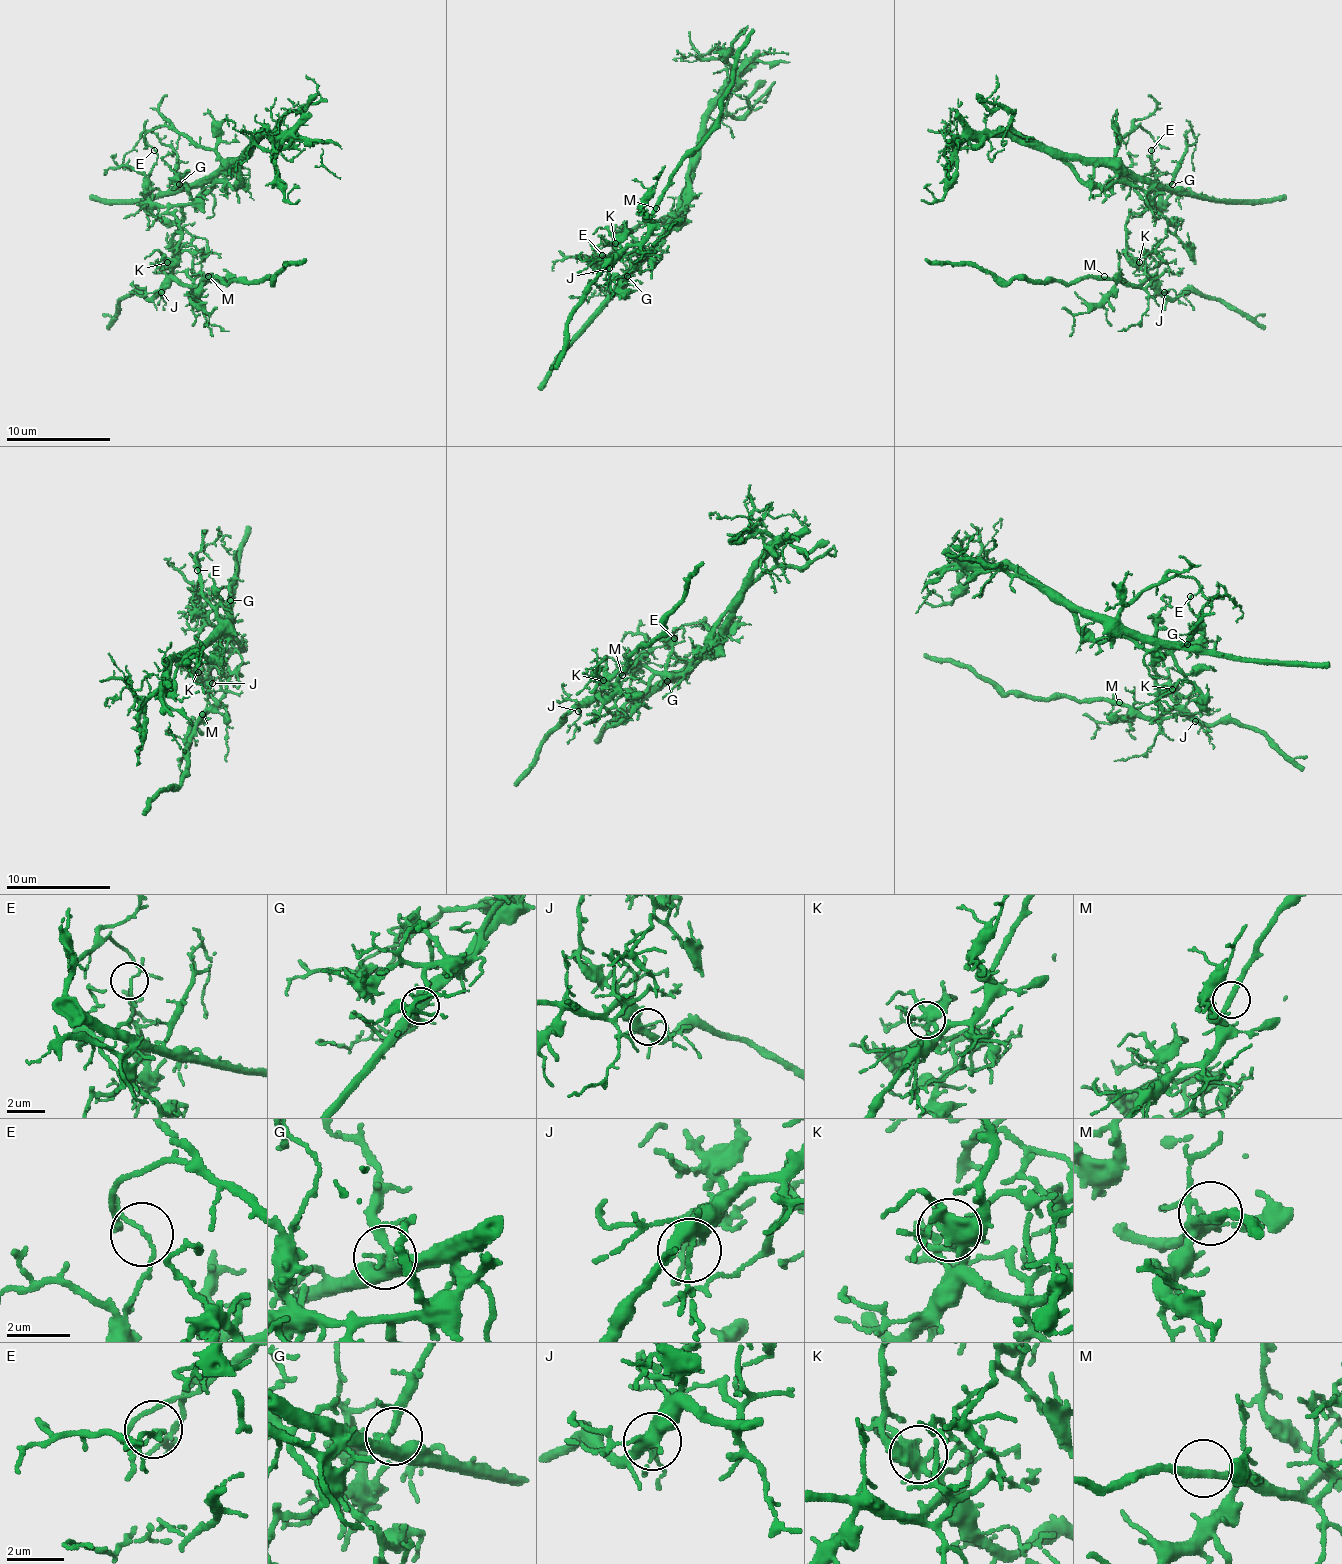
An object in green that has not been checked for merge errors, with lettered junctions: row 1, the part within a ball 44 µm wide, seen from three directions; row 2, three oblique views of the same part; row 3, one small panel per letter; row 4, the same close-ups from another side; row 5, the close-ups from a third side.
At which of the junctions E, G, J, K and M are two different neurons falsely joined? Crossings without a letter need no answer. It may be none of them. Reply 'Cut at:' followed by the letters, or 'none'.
Cut at: E, K

